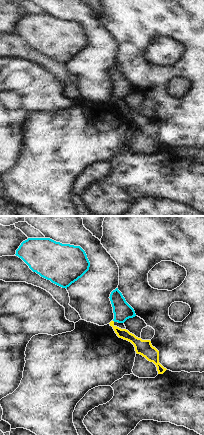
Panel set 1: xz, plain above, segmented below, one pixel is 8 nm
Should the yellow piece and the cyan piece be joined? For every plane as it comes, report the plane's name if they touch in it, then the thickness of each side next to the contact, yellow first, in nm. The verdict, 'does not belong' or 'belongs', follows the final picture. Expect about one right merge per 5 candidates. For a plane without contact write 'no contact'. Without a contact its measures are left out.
no contact

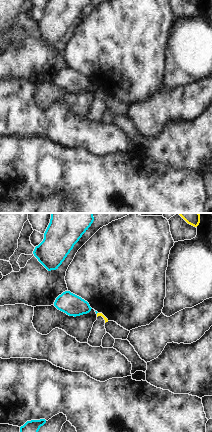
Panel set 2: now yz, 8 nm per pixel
no contact

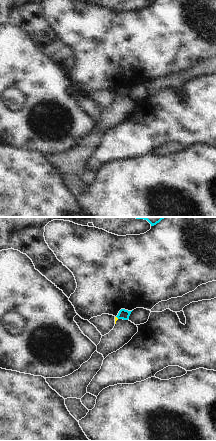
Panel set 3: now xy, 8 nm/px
no contact

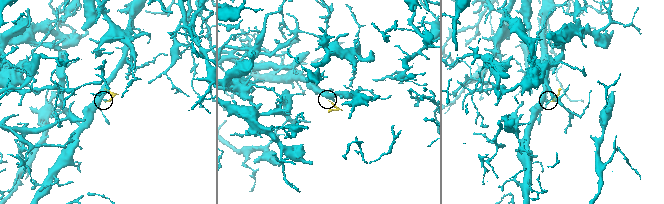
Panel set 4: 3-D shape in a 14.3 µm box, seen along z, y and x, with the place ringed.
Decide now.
does not belong

